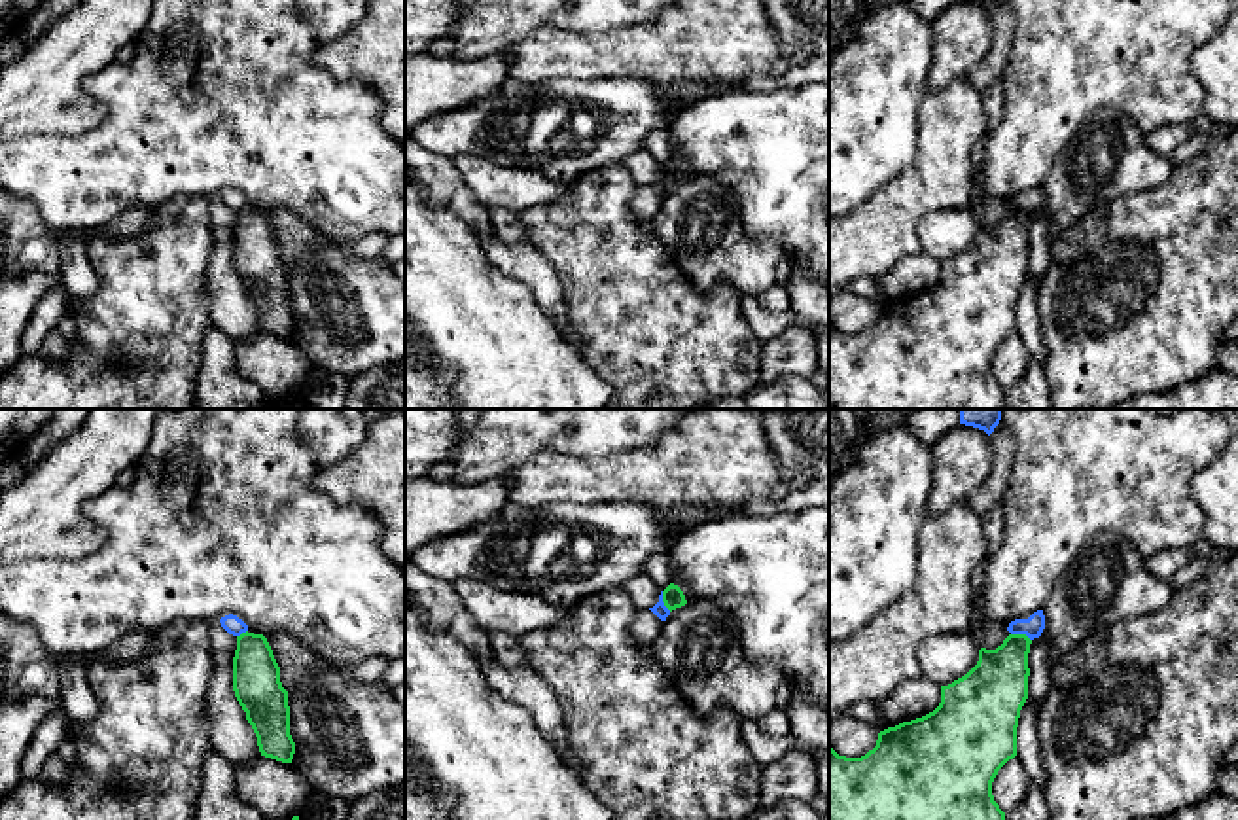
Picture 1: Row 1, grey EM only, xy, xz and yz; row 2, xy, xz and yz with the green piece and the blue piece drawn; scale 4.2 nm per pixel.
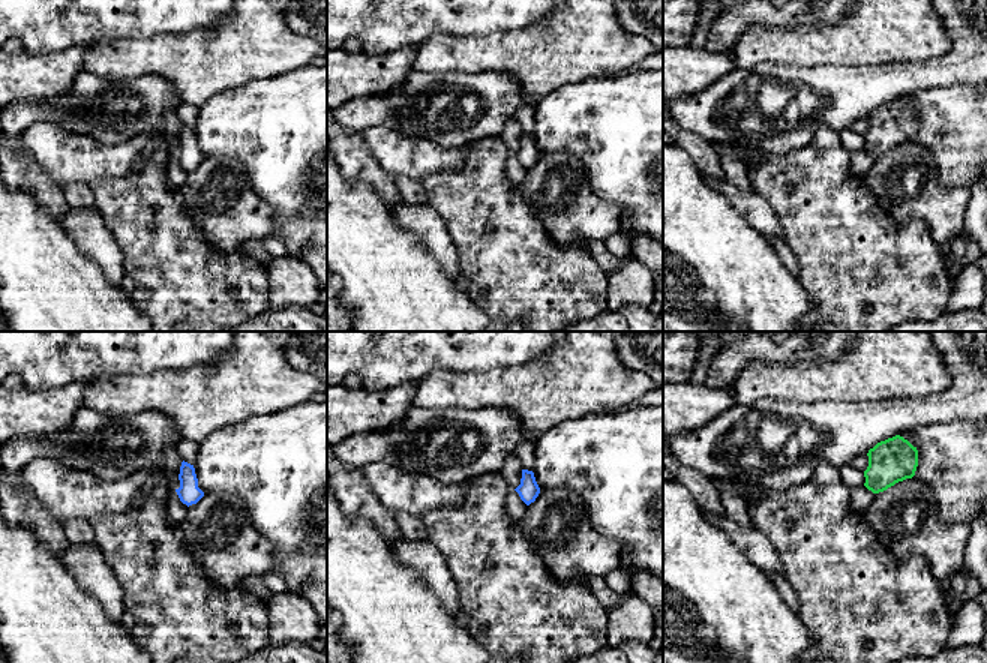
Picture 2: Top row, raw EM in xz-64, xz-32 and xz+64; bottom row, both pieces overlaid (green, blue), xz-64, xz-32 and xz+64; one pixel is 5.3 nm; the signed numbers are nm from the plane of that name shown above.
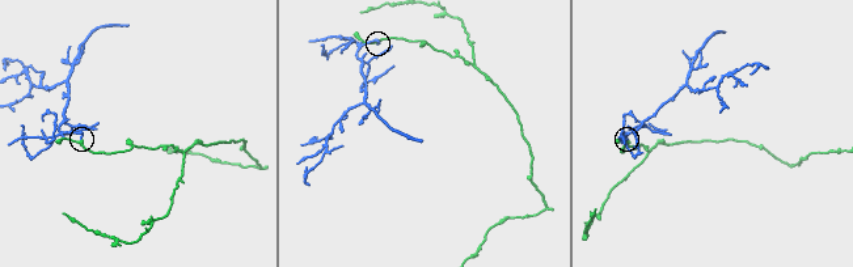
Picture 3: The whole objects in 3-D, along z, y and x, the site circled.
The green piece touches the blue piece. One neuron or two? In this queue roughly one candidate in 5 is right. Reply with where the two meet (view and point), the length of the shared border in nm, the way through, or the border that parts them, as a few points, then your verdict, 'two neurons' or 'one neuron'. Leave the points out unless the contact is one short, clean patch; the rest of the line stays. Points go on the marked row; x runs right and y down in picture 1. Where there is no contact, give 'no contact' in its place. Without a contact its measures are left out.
contact xz (663, 601); length 100 nm; border xz (661, 591), (661, 601), (671, 610); two neurons

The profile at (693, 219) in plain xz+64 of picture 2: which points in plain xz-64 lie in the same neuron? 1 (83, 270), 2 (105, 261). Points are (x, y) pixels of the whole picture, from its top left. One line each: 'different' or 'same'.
1: same
2: different

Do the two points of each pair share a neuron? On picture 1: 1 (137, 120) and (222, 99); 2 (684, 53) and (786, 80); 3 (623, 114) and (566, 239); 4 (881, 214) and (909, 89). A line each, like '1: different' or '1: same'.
1: same
2: different
3: different
4: different

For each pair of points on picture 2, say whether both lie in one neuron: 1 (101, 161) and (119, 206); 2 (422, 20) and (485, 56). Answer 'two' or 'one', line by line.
1: two
2: two

